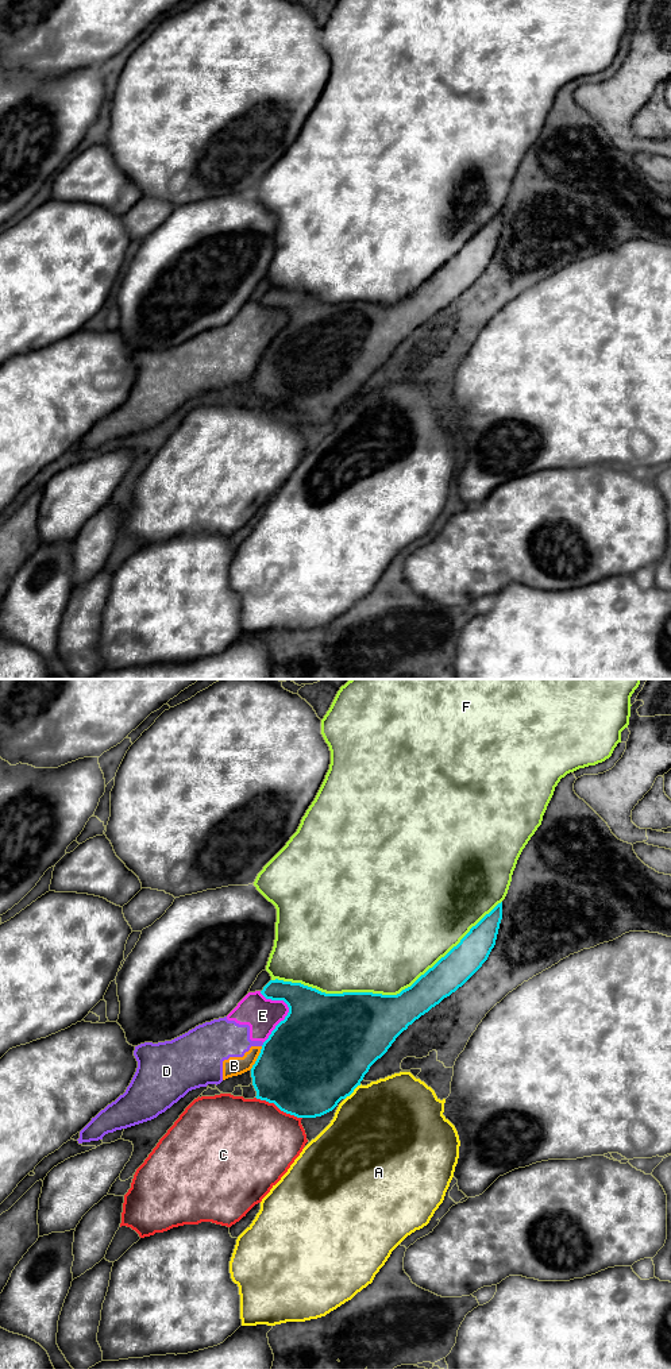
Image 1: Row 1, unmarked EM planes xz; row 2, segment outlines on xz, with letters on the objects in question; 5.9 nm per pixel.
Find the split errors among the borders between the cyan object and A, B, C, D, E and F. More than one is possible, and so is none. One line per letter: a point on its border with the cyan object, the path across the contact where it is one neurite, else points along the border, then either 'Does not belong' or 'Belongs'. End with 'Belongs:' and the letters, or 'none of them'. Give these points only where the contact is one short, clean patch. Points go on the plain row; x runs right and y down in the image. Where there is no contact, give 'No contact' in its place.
A: Touches cyan at xz (353, 400). Boundary: xz (361, 393), (344, 408). Does not belong
B: Touches cyan at xz (258, 366). Boundary: xz (262, 355), (255, 371), (250, 377). Does not belong
C: Touches cyan at xz (278, 416). Does not belong
D: Touches cyan at xz (263, 353). Does not belong
E: Touches cyan at xz (289, 319). Does not belong
F: Touches cyan at xz (386, 304). Does not belong
Belongs: none of them

